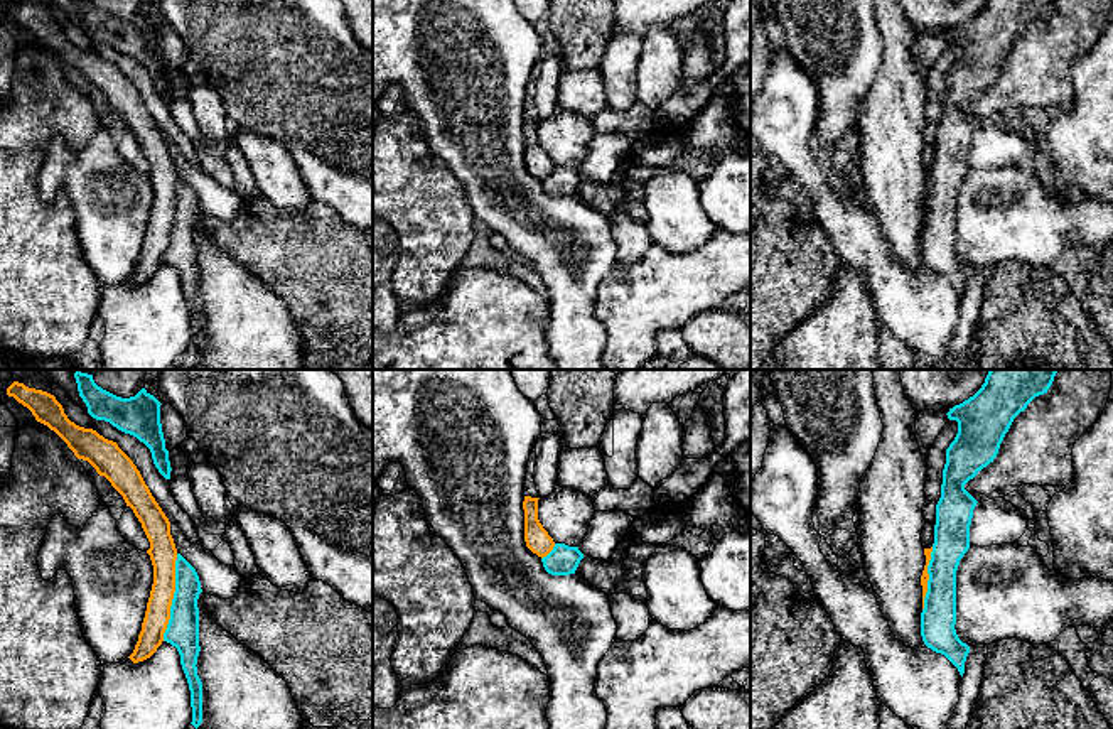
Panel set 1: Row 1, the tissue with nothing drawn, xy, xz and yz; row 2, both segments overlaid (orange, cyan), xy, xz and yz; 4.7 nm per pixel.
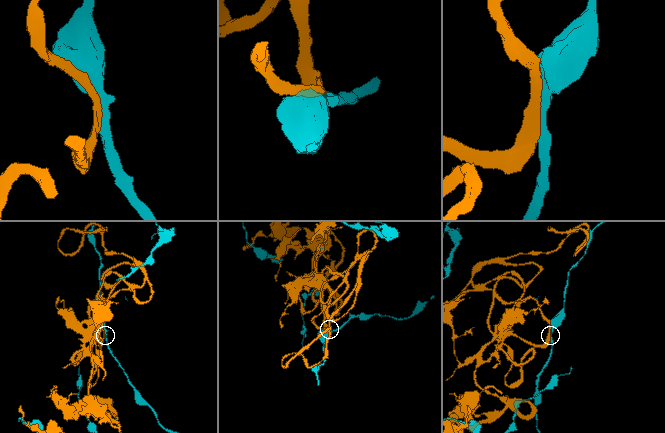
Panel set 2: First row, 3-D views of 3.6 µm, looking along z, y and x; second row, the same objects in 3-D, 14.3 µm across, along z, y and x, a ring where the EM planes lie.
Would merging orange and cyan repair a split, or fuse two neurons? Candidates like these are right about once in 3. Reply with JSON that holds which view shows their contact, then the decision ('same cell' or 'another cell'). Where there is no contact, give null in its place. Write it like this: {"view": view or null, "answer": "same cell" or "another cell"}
{"view": "xy", "answer": "another cell"}

